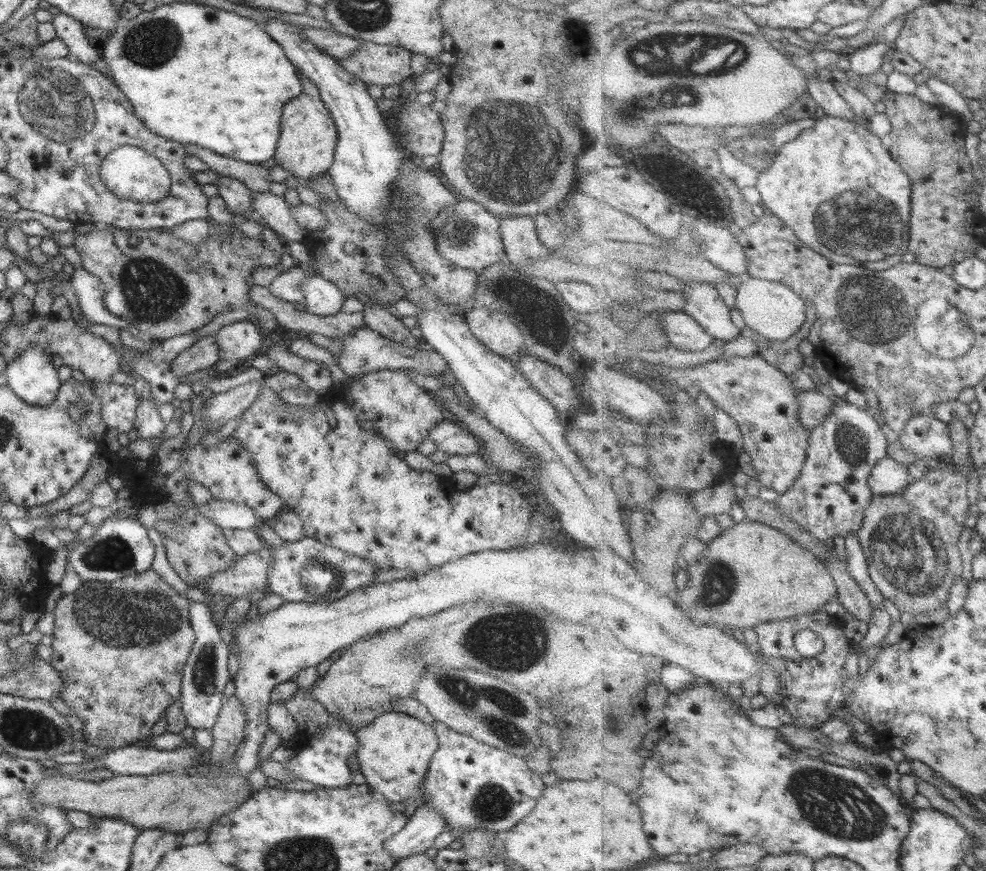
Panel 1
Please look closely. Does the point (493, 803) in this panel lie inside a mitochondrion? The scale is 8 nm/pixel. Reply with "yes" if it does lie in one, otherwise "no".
yes

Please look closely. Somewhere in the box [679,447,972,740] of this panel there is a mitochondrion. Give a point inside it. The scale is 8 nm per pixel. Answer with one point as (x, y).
(911, 556)

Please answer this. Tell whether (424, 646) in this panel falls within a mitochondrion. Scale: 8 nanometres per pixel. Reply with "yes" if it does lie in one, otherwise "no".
yes

